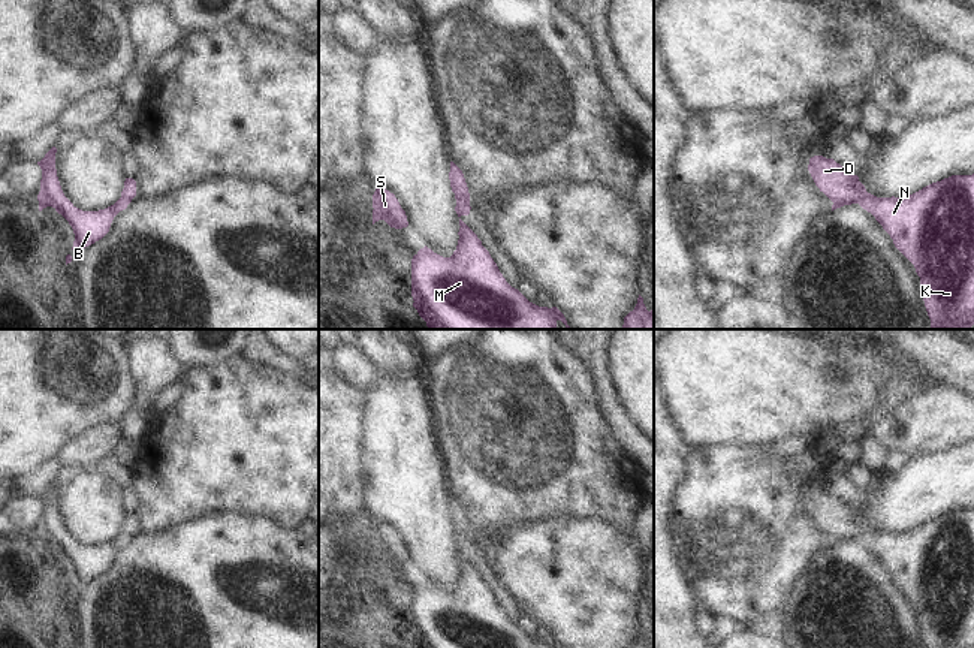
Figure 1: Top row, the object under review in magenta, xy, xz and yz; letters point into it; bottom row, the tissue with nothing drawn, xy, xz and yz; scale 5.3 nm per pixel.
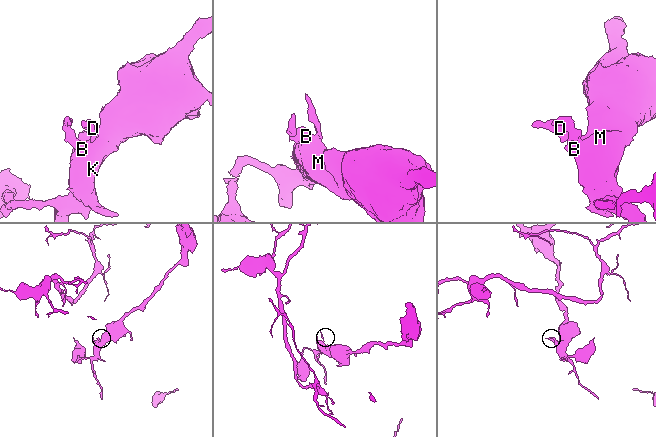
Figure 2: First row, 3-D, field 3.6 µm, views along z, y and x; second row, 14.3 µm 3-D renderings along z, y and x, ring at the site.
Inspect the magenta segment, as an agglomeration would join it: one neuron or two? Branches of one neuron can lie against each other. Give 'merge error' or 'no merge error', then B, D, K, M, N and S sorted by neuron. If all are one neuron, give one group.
no merge error; groups B D K M N S

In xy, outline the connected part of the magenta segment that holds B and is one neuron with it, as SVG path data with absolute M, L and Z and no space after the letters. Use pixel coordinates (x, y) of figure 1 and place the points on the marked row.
M52 147L45 157L37 162L42 169L40 192L37 195L39 211L52 207L61 214L75 233L72 250L81 250L102 239L109 232L114 217L126 210L136 196L136 181L126 178L121 198L114 205L99 211L82 211L76 208L61 190L55 169L55 153L57 148Z

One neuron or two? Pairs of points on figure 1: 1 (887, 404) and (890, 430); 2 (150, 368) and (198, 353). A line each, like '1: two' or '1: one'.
1: two
2: two

